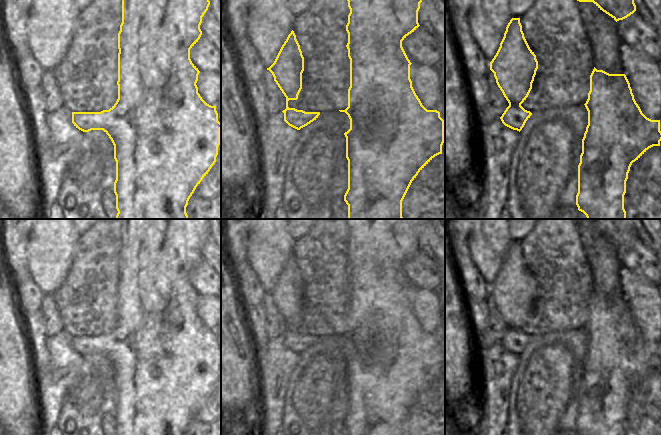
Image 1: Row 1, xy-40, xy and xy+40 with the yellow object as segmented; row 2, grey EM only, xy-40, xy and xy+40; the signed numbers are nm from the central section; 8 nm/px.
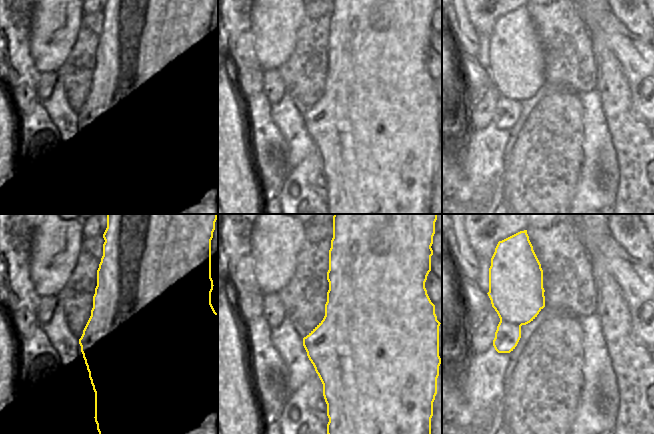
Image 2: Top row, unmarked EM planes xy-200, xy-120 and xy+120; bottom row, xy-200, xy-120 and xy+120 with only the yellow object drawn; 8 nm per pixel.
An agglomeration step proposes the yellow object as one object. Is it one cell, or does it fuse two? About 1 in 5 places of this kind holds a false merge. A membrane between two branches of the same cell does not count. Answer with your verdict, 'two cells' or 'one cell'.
one cell

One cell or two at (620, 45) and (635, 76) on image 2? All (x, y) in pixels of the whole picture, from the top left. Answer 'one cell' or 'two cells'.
one cell

